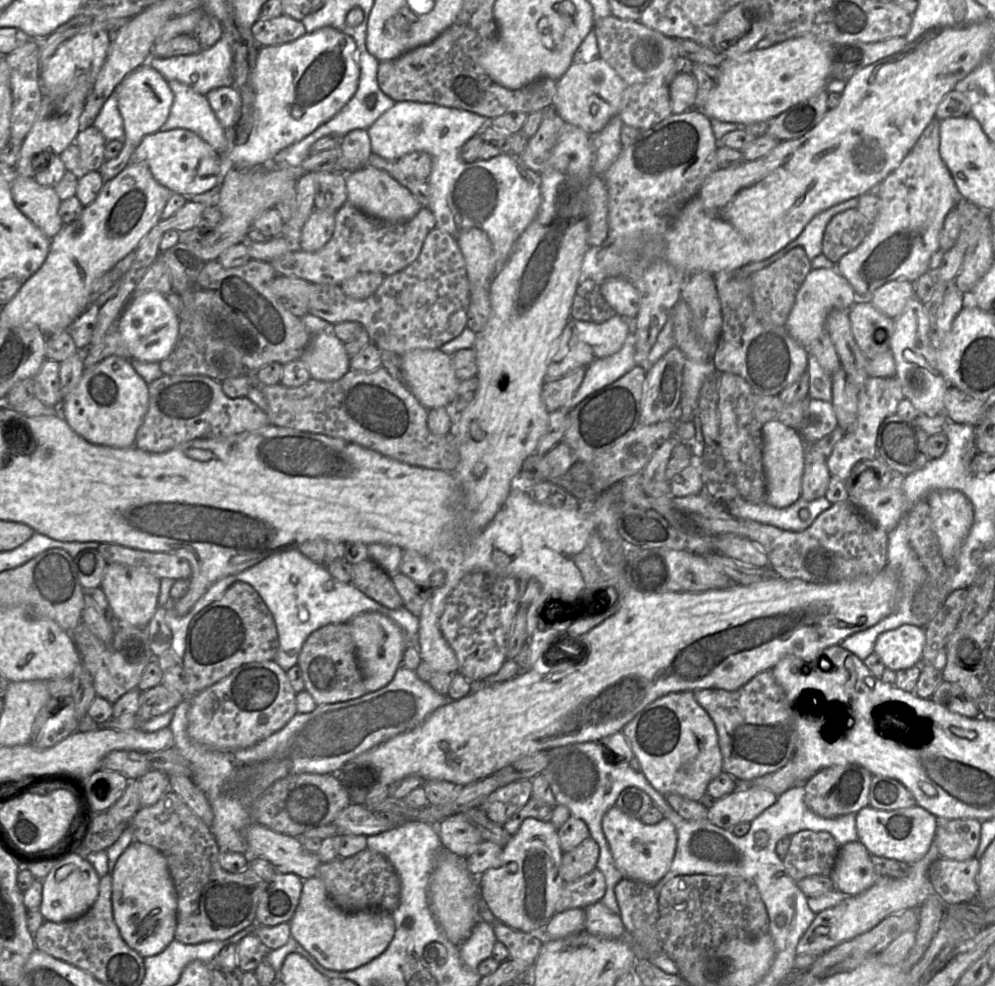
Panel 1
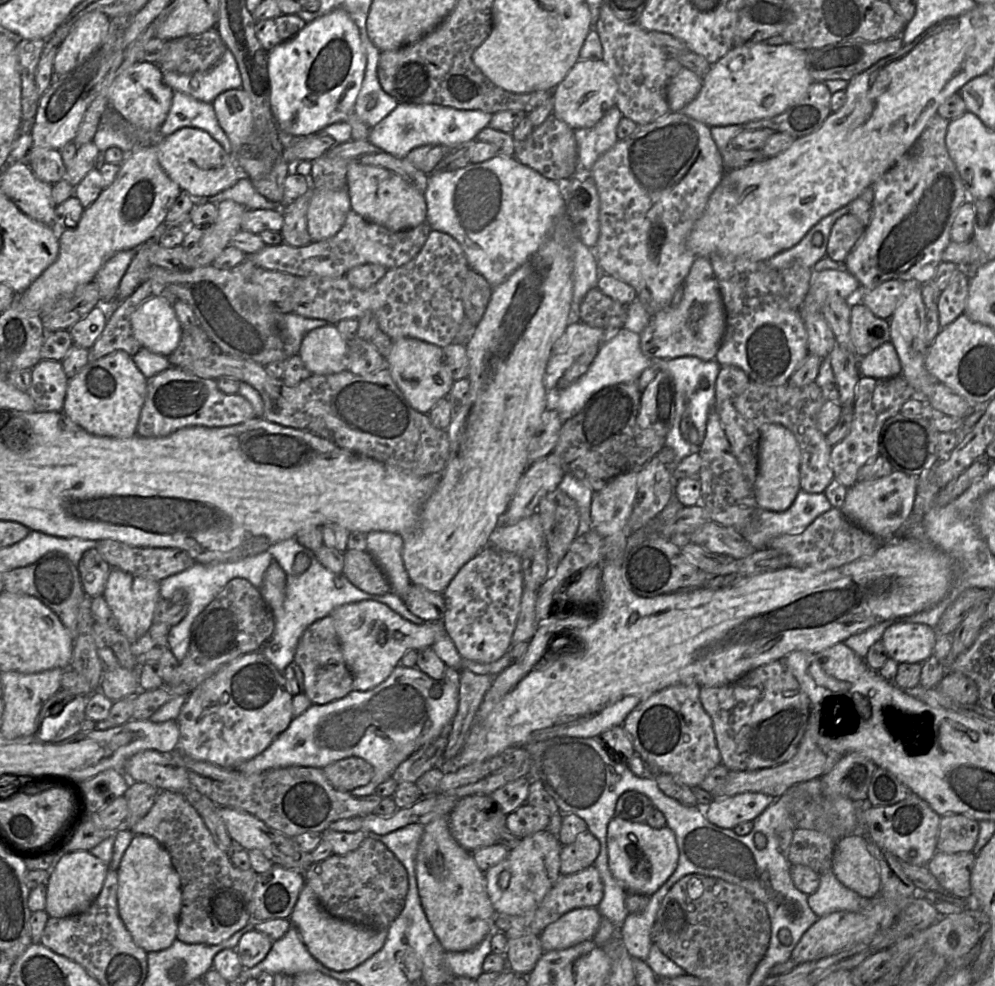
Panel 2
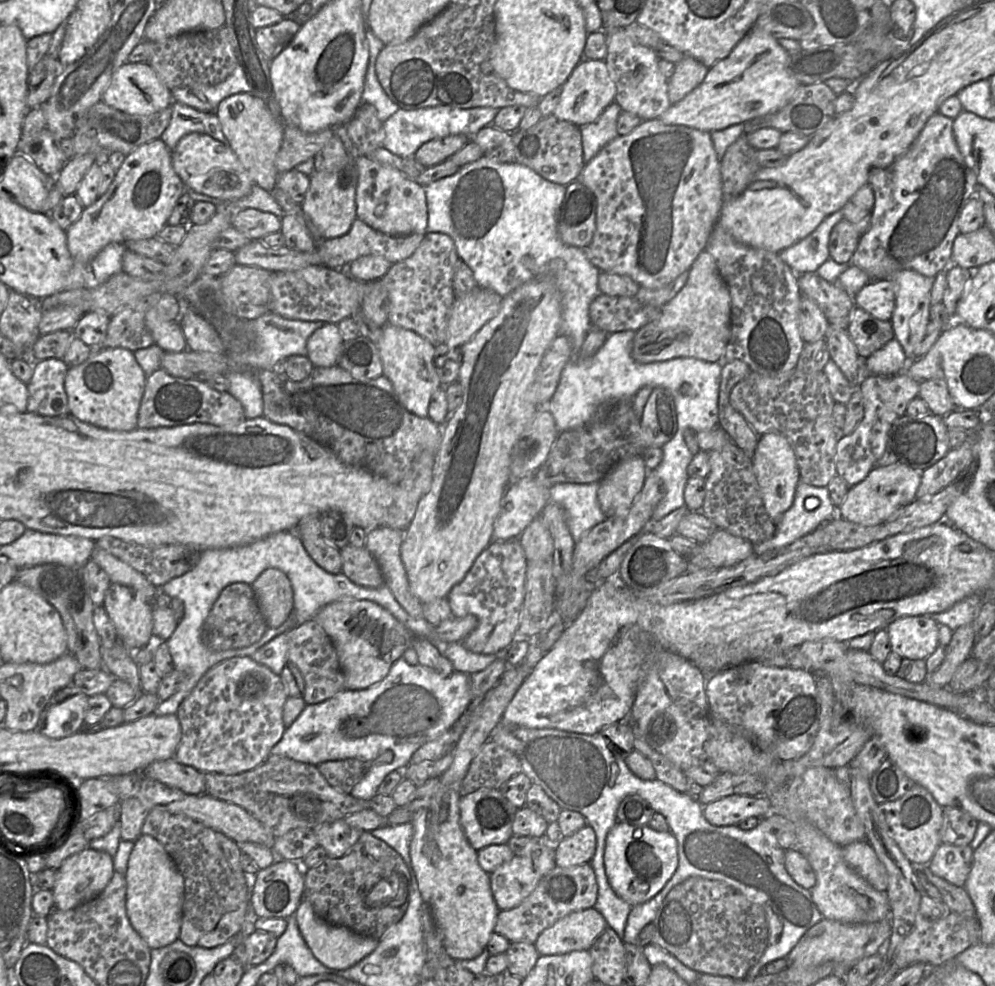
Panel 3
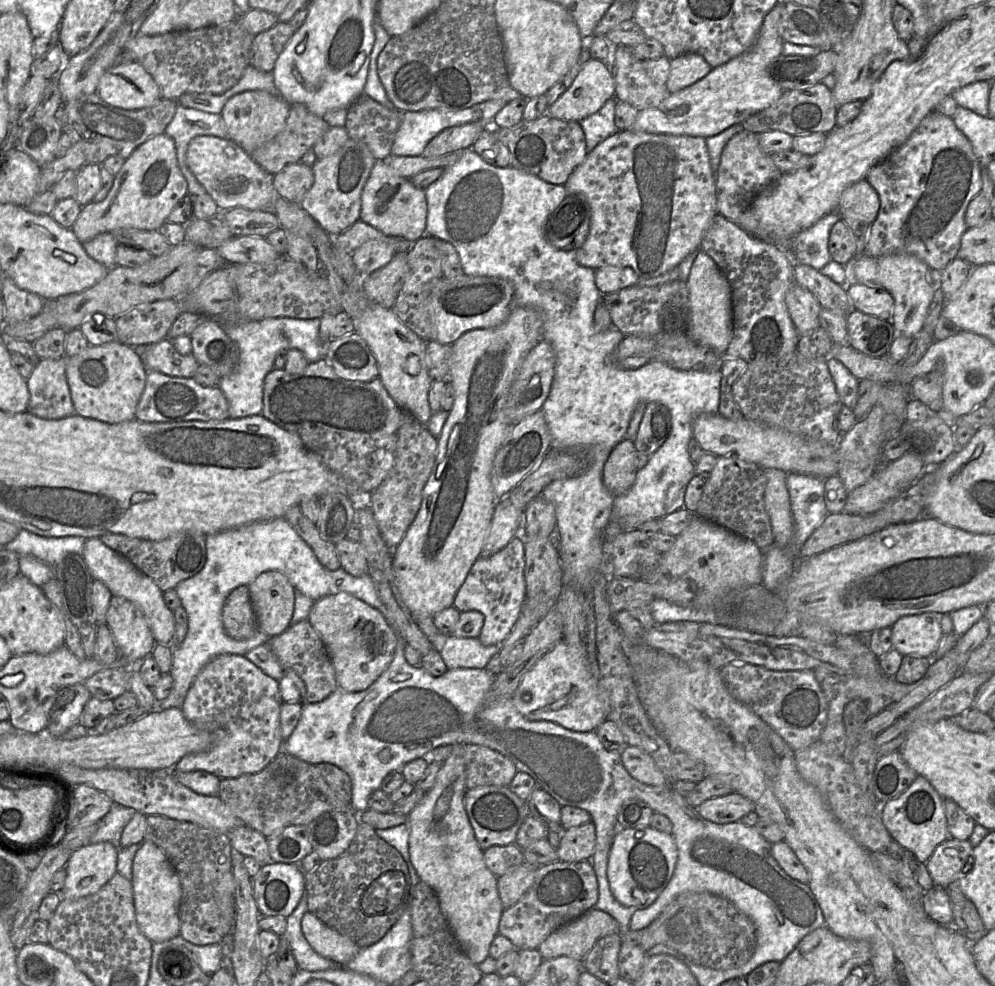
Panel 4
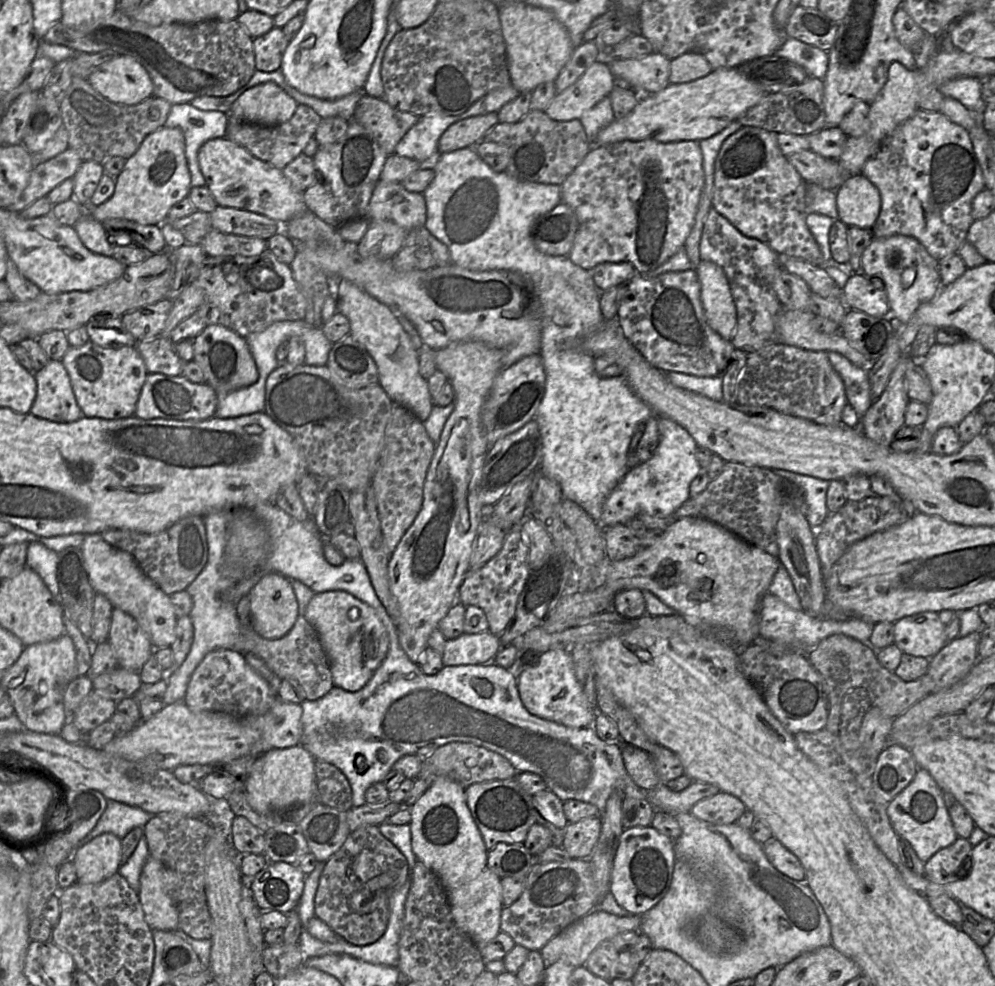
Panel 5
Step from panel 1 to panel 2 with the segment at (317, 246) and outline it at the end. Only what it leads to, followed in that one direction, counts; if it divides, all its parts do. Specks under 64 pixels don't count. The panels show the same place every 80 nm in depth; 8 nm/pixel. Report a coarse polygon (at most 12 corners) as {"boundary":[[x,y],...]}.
{"boundary":[[347,188],[313,189],[311,241],[335,236],[351,210]]}

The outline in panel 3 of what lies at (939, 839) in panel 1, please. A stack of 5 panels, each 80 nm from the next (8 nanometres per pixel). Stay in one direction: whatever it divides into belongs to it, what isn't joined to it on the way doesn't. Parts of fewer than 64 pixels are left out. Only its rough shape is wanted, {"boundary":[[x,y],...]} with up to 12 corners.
{"boundary":[[943,807],[940,843],[969,845],[978,821]]}

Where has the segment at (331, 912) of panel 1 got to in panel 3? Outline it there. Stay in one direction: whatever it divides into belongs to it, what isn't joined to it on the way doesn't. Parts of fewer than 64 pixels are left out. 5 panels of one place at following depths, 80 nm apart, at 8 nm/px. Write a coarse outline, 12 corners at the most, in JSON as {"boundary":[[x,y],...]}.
{"boundary":[[305,898],[295,916],[306,944],[328,968],[353,966],[378,939],[326,922]]}

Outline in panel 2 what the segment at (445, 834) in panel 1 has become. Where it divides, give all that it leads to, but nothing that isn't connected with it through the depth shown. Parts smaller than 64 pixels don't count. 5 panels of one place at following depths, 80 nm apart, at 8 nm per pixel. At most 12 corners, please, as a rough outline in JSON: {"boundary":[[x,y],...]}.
{"boundary":[[484,794],[461,797],[449,830],[467,851],[498,844],[506,828],[499,805]]}

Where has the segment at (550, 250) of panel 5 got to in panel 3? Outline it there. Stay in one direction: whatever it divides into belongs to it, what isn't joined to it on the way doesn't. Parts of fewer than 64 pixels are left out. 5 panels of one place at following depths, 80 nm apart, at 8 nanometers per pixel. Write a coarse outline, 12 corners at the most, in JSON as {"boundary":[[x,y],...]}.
{"boundary":[[578,180],[568,184],[556,216],[562,242],[588,247],[597,201]]}

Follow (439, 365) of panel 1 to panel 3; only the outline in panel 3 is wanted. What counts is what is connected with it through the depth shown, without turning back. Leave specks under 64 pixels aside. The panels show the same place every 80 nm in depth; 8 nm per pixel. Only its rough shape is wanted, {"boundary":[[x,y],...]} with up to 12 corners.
{"boundary":[[386,323],[374,343],[402,405],[428,417],[435,347]]}

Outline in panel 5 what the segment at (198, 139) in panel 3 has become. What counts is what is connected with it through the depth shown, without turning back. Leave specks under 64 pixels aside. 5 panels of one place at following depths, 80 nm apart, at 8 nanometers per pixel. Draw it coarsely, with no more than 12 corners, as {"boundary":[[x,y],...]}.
{"boundary":[[225,137],[198,165],[219,206],[283,224],[308,211],[282,170]]}

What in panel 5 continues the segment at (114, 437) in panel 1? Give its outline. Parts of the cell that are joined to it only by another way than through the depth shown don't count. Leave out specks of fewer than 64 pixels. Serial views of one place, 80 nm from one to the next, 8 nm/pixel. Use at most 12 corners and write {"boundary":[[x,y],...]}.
{"boundary":[[90,340],[62,358],[83,416],[134,415],[135,346]]}

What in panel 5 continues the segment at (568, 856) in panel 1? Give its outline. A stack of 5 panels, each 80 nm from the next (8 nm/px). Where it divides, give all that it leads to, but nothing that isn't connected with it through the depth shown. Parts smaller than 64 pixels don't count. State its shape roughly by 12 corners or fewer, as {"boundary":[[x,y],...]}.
{"boundary":[[602,820],[569,823],[563,848],[572,859],[588,859]]}

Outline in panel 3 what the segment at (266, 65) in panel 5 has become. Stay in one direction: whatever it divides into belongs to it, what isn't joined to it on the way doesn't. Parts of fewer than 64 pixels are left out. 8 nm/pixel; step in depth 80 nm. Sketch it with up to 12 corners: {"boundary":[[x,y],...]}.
{"boundary":[[291,18],[255,30],[270,62],[301,25]]}

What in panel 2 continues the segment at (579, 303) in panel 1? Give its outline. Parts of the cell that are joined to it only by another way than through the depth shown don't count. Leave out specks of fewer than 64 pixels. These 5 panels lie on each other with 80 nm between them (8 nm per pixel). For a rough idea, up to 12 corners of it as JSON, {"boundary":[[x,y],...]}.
{"boundary":[[589,290],[580,320],[607,332],[624,328],[627,306]]}

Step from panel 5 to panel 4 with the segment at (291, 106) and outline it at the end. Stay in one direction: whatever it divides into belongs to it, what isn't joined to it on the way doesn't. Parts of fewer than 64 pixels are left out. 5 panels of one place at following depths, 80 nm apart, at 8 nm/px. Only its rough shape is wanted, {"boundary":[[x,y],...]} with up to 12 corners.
{"boundary":[[266,91],[231,97],[220,115],[251,155],[284,129],[290,104]]}

